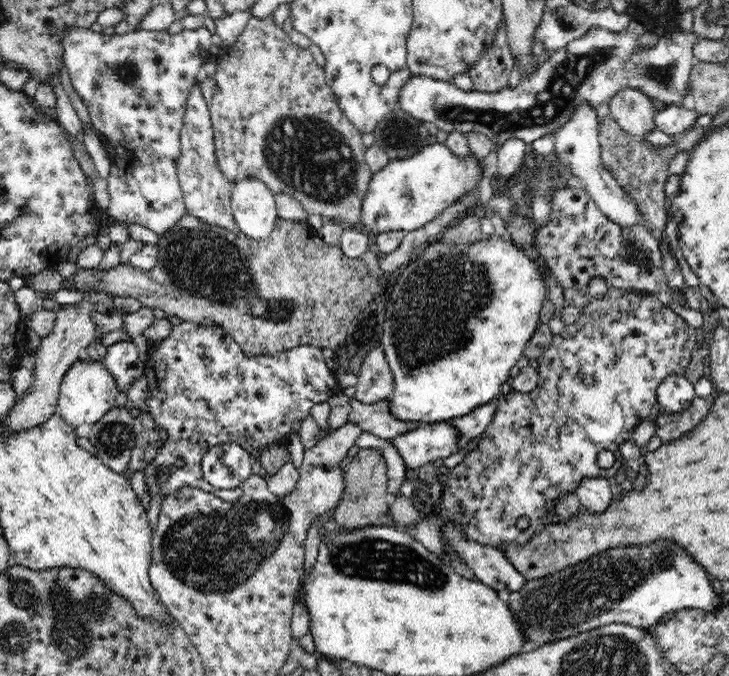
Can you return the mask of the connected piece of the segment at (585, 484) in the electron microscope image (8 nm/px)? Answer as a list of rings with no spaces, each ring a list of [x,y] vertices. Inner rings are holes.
[[[586,477],[577,484],[575,493],[582,504],[590,512],[602,512],[606,510],[612,498],[612,488],[607,478]]]

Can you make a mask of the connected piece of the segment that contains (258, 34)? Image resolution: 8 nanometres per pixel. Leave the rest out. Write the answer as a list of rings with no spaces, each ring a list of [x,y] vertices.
[[[272,15],[265,20],[252,17],[248,24],[246,24],[244,32],[241,32],[240,36],[236,39],[236,42],[228,46],[226,50],[221,51],[216,62],[217,69],[215,74],[209,77],[203,76],[203,81],[200,84],[212,121],[217,165],[219,166],[220,172],[232,182],[249,178],[264,181],[273,193],[289,194],[290,196],[296,197],[296,200],[302,203],[304,210],[309,216],[320,215],[324,217],[326,221],[335,221],[343,226],[355,226],[359,230],[366,232],[364,225],[362,225],[361,206],[373,175],[365,159],[367,146],[364,146],[363,143],[363,133],[361,133],[341,111],[338,101],[330,85],[327,83],[324,69],[314,61],[312,54],[309,48],[304,52],[302,48],[292,43],[288,33],[274,22]]]

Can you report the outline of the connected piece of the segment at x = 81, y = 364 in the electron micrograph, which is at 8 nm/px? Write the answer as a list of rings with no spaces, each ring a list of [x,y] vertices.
[[[79,361],[72,364],[60,383],[57,411],[64,421],[74,428],[82,424],[94,424],[116,405],[116,396],[119,393],[117,388],[116,379],[102,361]]]

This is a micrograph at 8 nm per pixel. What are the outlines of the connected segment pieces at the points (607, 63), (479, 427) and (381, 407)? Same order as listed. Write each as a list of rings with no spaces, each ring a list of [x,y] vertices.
[[[631,20],[628,26],[620,32],[605,28],[592,27],[580,38],[568,42],[566,47],[552,52],[550,58],[543,62],[534,73],[521,79],[516,87],[506,87],[498,92],[464,91],[450,81],[411,75],[400,90],[400,107],[404,112],[414,116],[416,120],[432,122],[444,132],[481,132],[493,144],[500,147],[506,140],[517,138],[526,144],[538,140],[550,132],[554,133],[564,126],[580,104],[589,104],[598,108],[606,102],[608,96],[614,96],[618,91],[634,89],[642,91],[650,99],[661,100],[668,107],[682,107],[684,96],[688,92],[690,74],[695,65],[693,44],[700,39],[690,29],[661,34],[659,41],[653,47],[638,47],[638,38],[644,34],[644,23]]]
[[[491,399],[482,406],[474,408],[474,410],[464,416],[453,418],[450,422],[460,433],[460,440],[458,440],[458,450],[477,436],[482,436],[487,426],[492,422],[496,410],[496,399]]]
[[[354,396],[348,399],[348,403],[351,404],[348,420],[358,424],[362,431],[370,432],[381,439],[390,441],[395,436],[410,432],[422,425],[396,419],[390,411],[389,399],[379,400],[374,404],[364,404]]]

